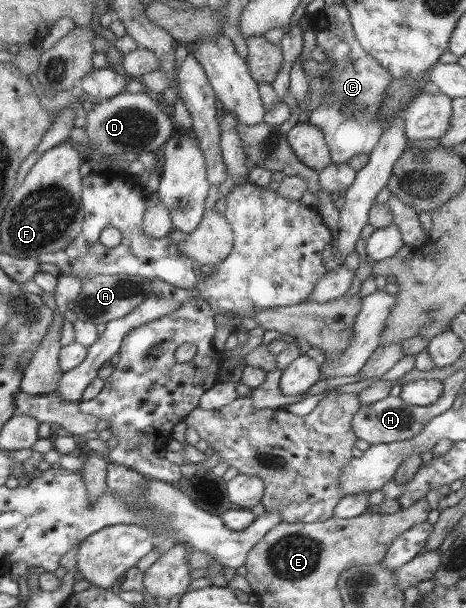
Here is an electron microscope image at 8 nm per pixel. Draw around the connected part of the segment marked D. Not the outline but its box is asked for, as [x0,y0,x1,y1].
[84,91,176,155]

